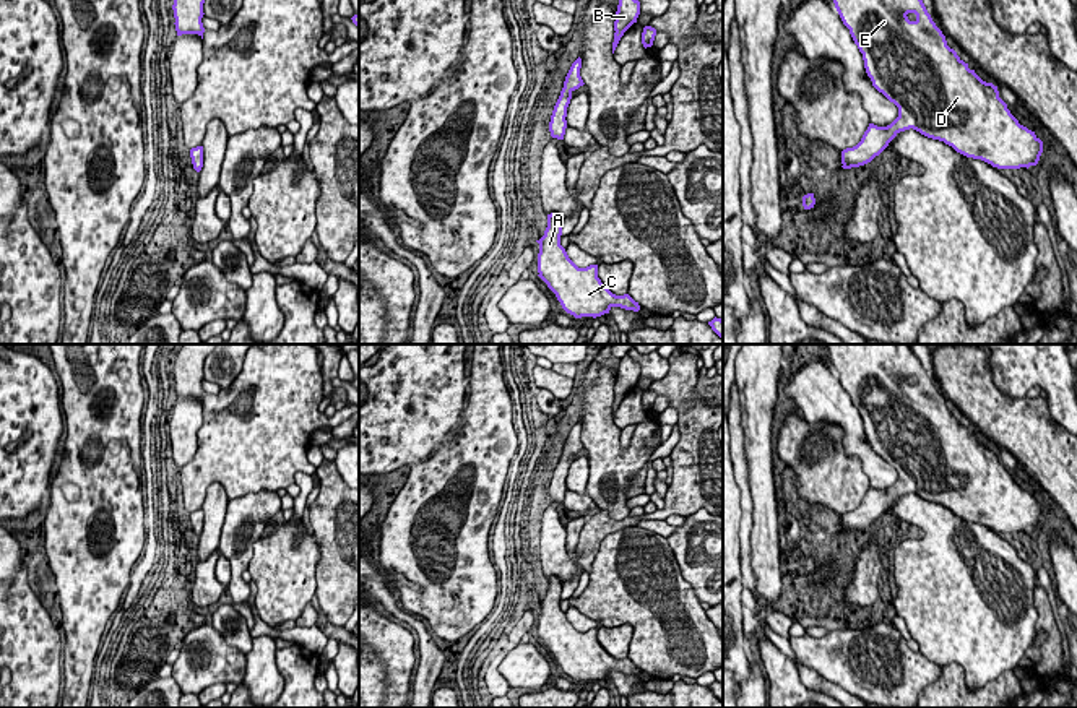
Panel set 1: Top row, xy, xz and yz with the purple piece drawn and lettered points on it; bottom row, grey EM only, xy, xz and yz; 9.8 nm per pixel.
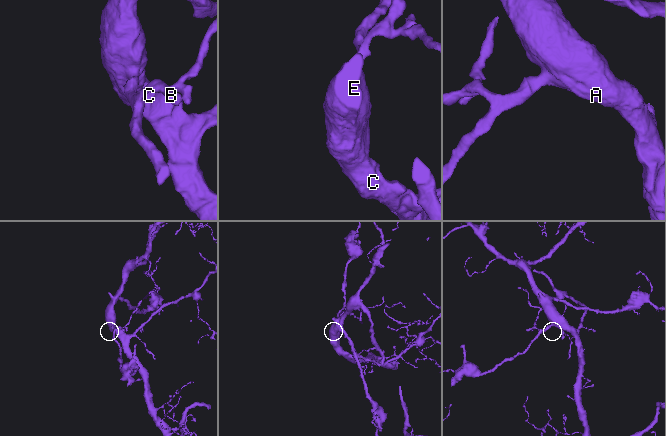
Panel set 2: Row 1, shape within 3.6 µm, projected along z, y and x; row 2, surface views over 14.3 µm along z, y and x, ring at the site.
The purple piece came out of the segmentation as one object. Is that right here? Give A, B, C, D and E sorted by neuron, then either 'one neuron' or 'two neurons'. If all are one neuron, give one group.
groups A B C D E; one neuron

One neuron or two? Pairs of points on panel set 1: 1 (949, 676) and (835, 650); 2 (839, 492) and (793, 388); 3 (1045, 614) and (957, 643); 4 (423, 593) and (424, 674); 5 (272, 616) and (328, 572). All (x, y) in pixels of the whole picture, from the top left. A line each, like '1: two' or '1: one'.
1: two
2: two
3: two
4: two
5: two

